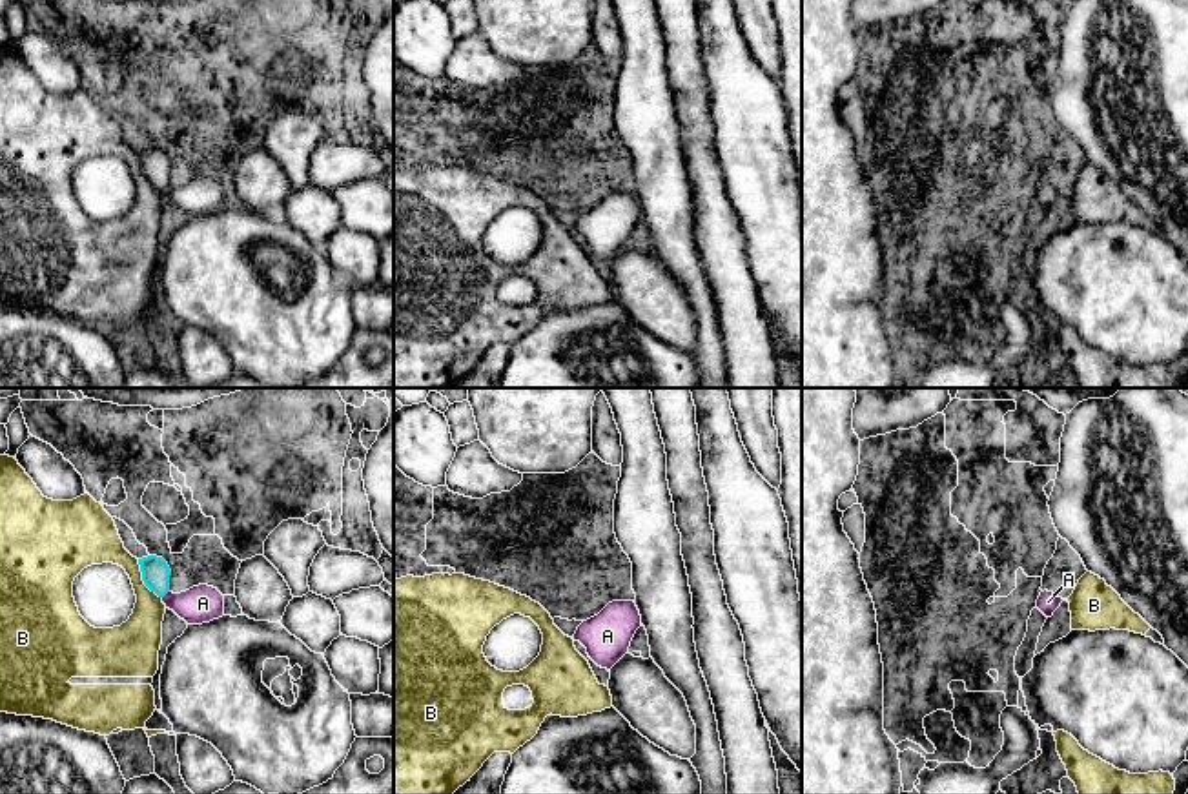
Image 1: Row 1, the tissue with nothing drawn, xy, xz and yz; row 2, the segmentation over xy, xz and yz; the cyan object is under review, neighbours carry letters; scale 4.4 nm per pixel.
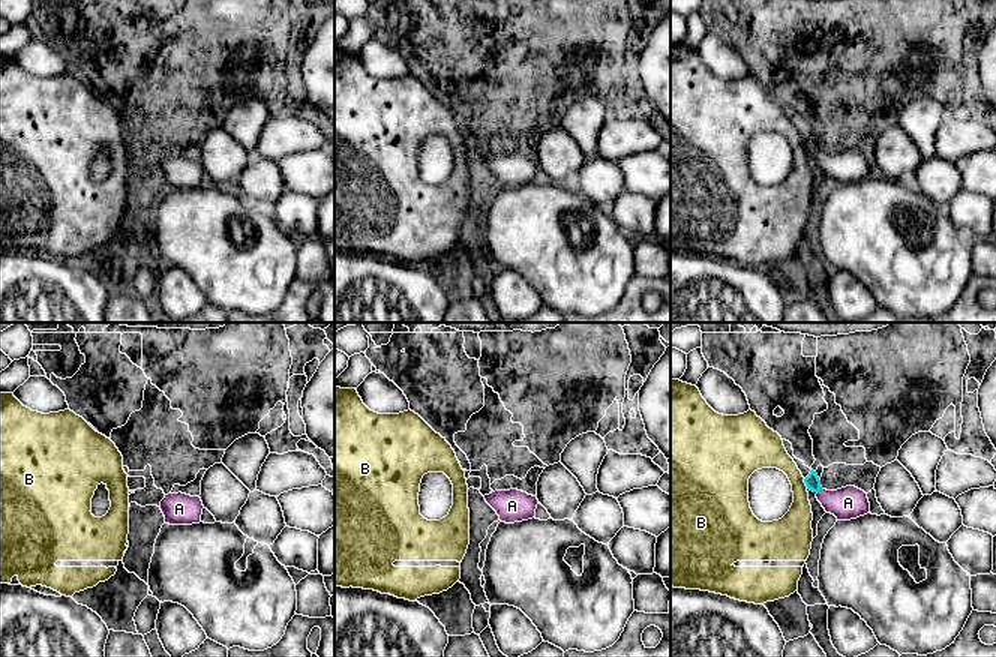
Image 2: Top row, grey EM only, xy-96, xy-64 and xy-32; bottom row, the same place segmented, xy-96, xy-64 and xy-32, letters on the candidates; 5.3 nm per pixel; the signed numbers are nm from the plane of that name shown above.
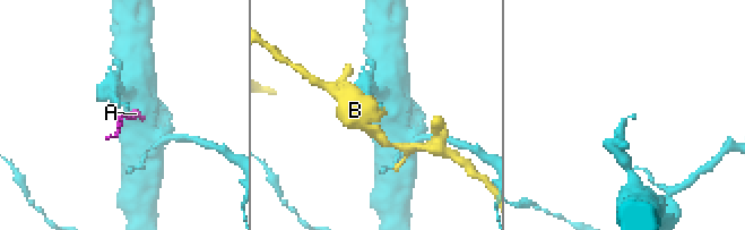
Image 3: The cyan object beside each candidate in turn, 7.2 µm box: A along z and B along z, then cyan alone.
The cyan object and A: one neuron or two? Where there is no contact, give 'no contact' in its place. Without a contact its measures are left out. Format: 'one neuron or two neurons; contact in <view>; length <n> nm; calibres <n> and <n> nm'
one neuron; contact in xy; length 50 nm; calibres 130 and 170 nm

